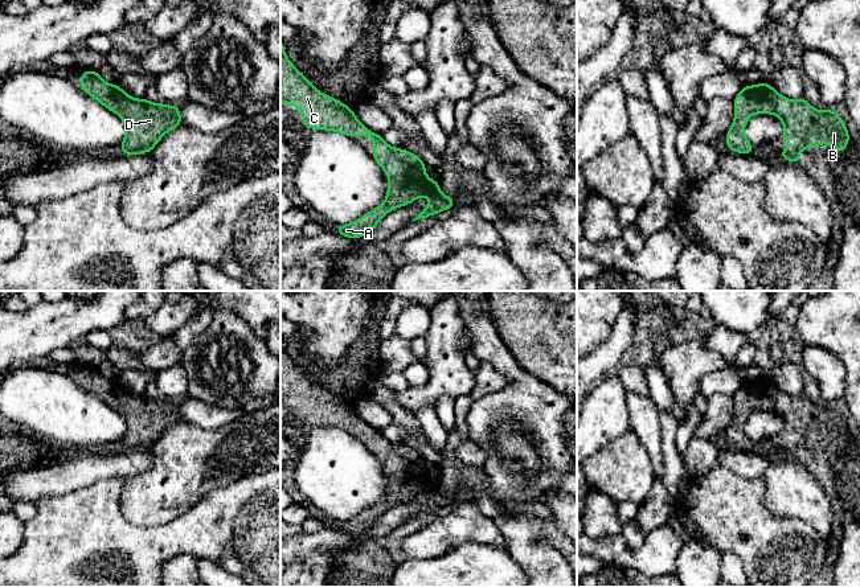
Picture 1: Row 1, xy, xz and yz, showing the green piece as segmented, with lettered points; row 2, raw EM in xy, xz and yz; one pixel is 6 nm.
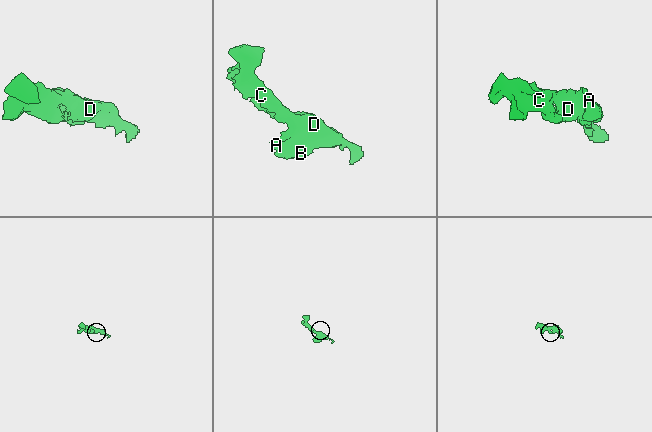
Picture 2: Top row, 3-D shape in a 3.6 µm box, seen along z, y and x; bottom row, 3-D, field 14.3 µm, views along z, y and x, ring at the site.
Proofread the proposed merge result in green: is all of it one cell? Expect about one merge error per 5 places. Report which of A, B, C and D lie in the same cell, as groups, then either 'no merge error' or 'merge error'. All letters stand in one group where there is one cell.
A B C D | no merge error

